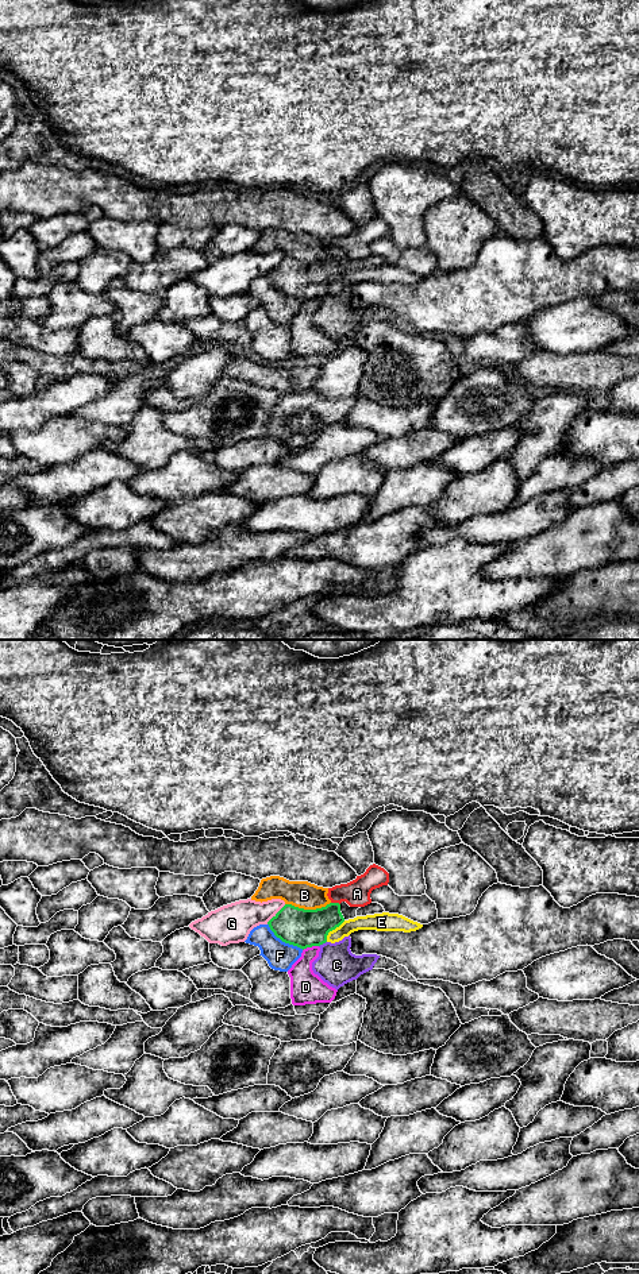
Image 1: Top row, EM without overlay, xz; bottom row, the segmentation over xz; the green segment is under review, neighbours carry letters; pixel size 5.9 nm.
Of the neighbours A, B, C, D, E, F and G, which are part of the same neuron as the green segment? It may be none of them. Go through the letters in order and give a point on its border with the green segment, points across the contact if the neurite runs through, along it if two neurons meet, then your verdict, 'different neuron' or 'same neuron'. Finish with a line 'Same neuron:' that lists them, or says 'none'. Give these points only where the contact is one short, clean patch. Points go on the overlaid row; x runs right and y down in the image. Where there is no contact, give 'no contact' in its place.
A: xz (335, 903) | different neuron
B: xz (307, 910) | different neuron
C: xz (322, 944) | different neuron
D: xz (310, 946) | along xz (318, 945), (303, 950) | different neuron
E: xz (333, 929) | along xz (345, 921), (328, 933), (326, 941) | different neuron
F: xz (284, 941) | different neuron
G: xz (276, 914) | different neuron
Same neuron: none

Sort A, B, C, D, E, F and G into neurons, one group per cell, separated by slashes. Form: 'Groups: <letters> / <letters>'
Groups: A / B / C / D / E / F / G

